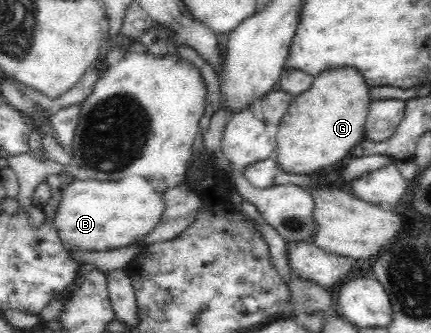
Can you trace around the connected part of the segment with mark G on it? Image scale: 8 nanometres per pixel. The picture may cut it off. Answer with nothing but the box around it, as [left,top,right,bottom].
[273,67,371,175]

